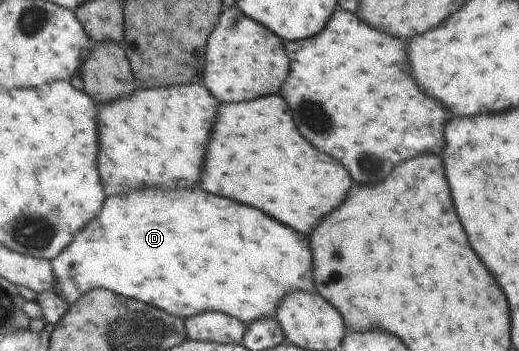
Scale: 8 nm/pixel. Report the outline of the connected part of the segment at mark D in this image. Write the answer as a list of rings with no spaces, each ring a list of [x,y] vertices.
[[[143,188],[143,190],[131,192],[131,196],[127,196],[127,194],[123,194],[123,196],[121,194],[119,196],[107,196],[99,216],[95,220],[89,220],[89,224],[81,232],[77,232],[73,236],[73,242],[57,258],[51,260],[54,278],[52,291],[68,306],[77,302],[77,298],[80,298],[89,290],[105,289],[114,294],[125,296],[125,298],[135,298],[135,300],[141,300],[145,304],[153,304],[153,306],[161,308],[164,312],[181,316],[183,319],[213,310],[229,314],[229,316],[241,320],[244,324],[248,324],[259,319],[275,319],[274,316],[278,306],[291,293],[315,293],[313,265],[314,260],[308,238],[304,234],[295,232],[293,229],[285,226],[283,223],[277,222],[273,217],[269,218],[269,215],[262,213],[261,210],[255,207],[243,206],[243,204],[233,202],[229,198],[213,196],[213,194],[209,194],[205,190],[199,190],[199,188],[193,188],[193,190],[185,190],[185,188],[177,188],[177,190]]]

